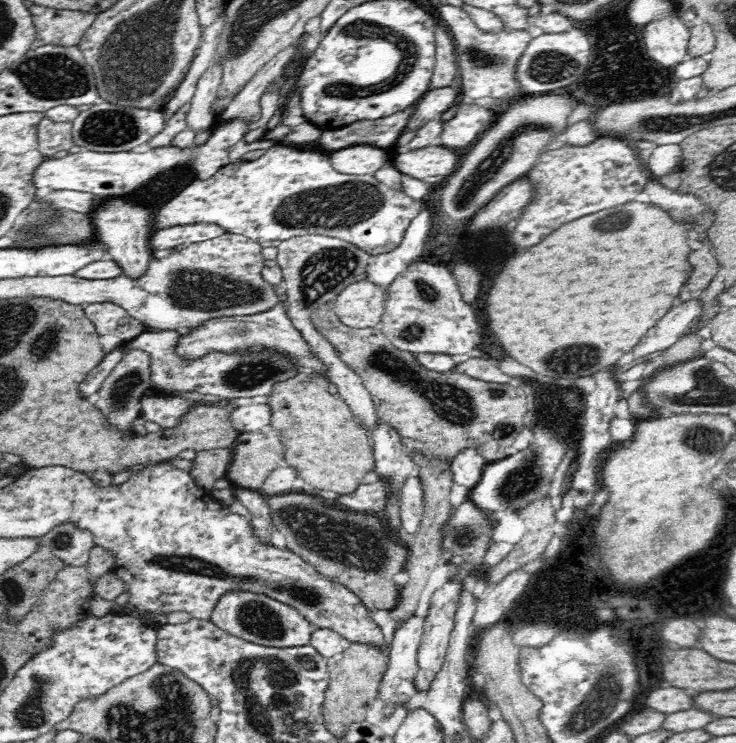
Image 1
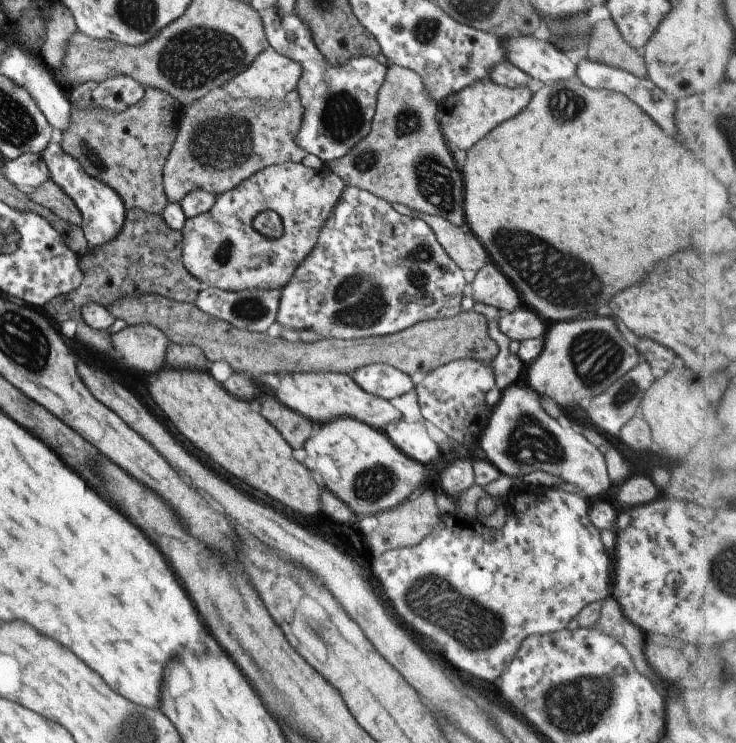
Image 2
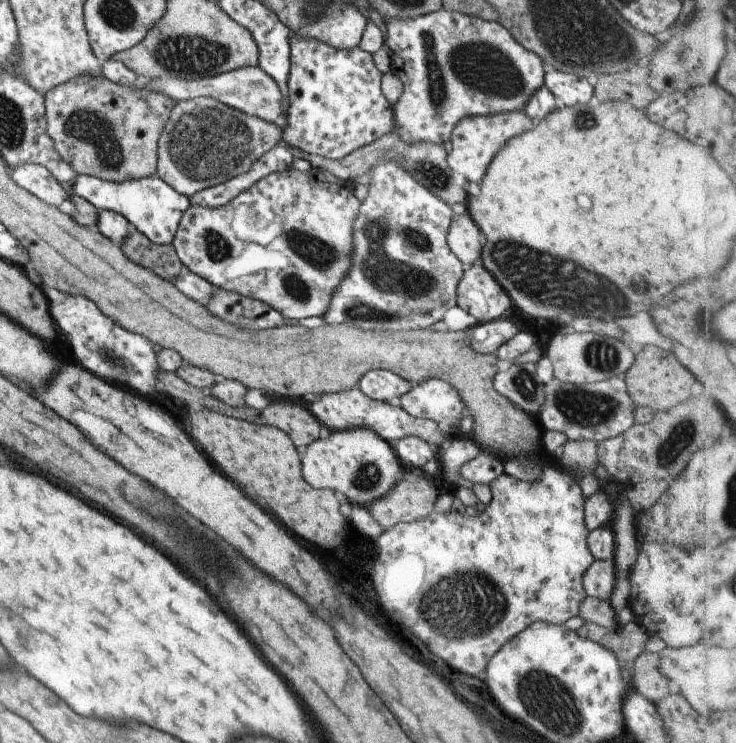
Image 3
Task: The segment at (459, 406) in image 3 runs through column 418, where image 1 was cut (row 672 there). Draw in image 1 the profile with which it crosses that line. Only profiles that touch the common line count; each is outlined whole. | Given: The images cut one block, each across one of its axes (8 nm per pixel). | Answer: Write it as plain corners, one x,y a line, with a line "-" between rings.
414,614
406,623
400,625
394,634
394,640
388,652
387,669
383,674
377,696
378,701
382,704
382,712
386,716
392,716
396,708
404,706
419,692
414,685
414,678
419,669
417,653
422,643
424,624
425,620

